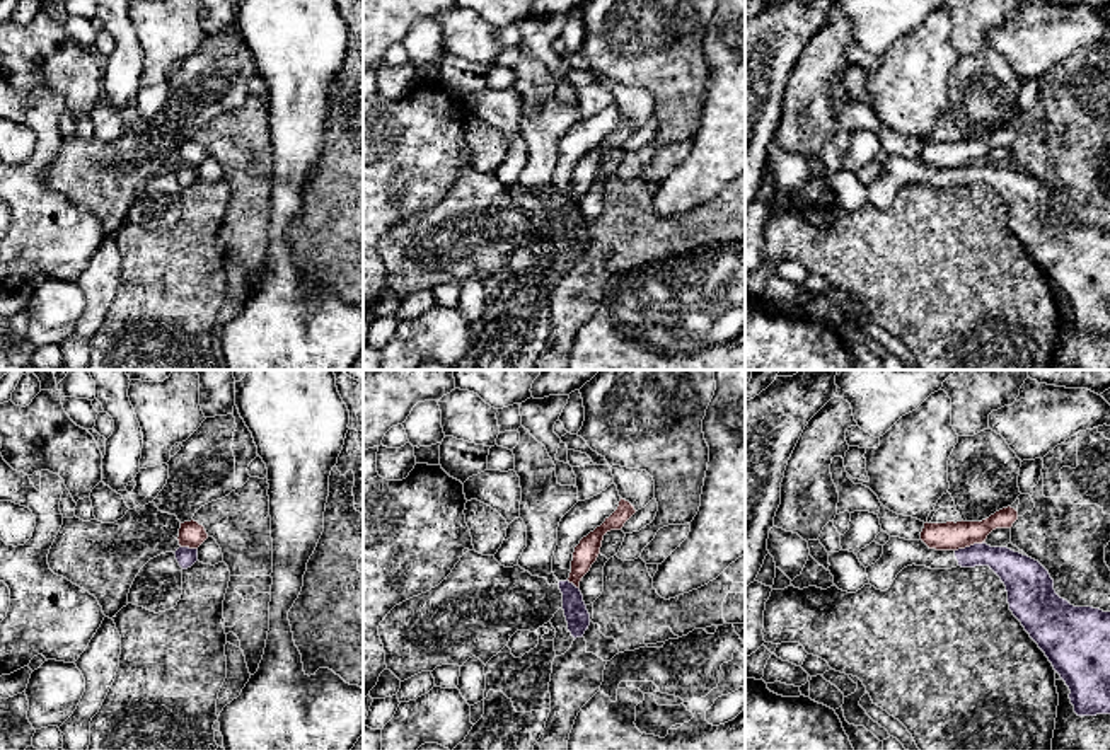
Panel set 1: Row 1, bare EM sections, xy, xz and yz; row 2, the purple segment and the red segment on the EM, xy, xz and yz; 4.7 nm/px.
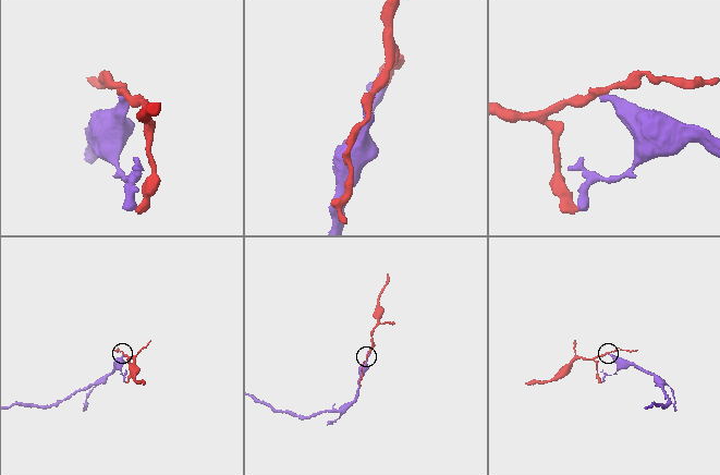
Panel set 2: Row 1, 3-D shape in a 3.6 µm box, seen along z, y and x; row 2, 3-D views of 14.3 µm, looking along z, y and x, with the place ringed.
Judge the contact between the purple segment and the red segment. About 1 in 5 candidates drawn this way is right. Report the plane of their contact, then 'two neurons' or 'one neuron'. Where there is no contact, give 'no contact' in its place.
meets purple in yz; two neurons

